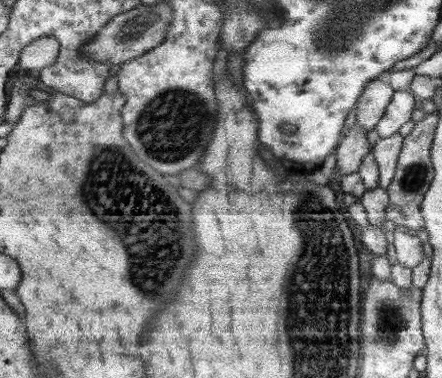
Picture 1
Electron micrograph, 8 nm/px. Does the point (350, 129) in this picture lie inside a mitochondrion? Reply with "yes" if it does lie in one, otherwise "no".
no

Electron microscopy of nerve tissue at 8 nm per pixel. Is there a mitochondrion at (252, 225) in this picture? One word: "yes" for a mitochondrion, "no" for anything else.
no

